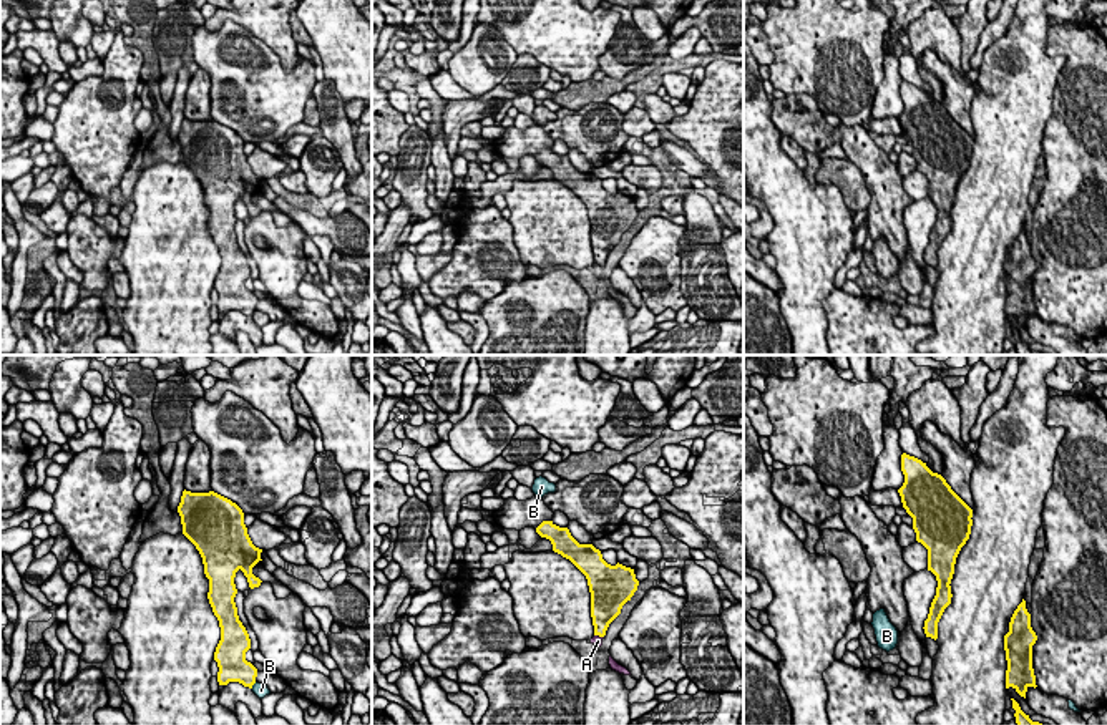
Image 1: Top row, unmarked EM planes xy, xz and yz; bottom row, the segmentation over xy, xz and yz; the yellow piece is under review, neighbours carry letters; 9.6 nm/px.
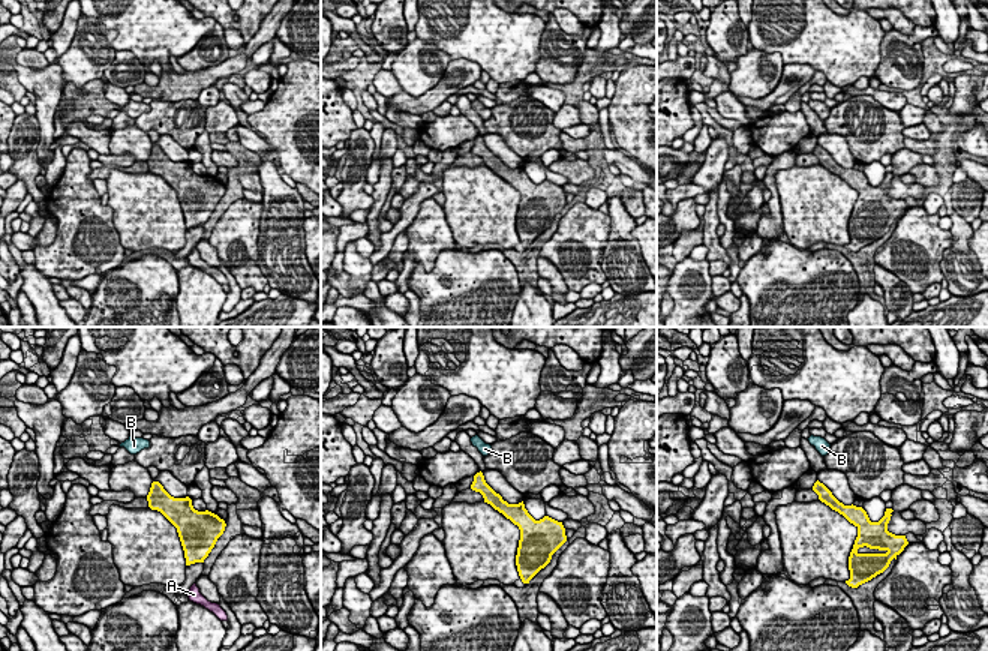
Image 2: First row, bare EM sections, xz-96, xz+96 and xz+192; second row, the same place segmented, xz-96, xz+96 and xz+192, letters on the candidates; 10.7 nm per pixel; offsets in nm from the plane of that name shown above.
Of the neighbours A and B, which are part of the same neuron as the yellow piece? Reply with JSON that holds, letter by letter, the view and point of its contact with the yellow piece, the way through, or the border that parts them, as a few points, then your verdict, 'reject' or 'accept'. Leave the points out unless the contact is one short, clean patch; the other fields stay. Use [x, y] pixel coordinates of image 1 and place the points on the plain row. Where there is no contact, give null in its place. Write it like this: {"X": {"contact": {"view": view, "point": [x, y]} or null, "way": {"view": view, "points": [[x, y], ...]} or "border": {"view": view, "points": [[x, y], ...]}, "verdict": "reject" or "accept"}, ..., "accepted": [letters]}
{"A": {"contact": {"view": "xz", "point": [599, 264]}, "way": {"view": "xz", "points": [[603, 239], [599, 264], [598, 269]]}, "verdict": "accept"}, "B": {"contact": {"view": "xy", "point": [253, 312]}, "verdict": "reject"}, "accepted": ["A"]}

